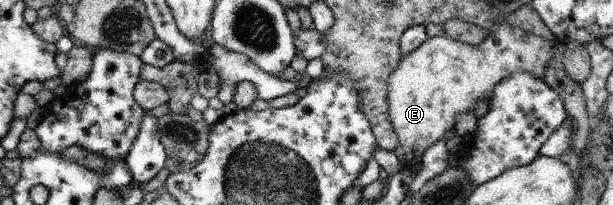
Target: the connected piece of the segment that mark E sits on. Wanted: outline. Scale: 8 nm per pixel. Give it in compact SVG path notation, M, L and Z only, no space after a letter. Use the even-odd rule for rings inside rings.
M499 22L497 26L479 43L467 43L450 39L447 36L428 38L423 45L417 47L407 57L402 57L397 69L391 73L389 79L388 103L389 117L393 123L393 130L399 137L399 144L403 148L403 161L422 161L423 153L431 145L440 141L447 131L455 128L455 117L462 113L475 111L478 99L483 97L491 101L493 89L515 73L531 73L537 79L544 79L549 61L553 58L553 48L557 40L547 41L533 33L525 33L518 26L511 26L506 22Z

